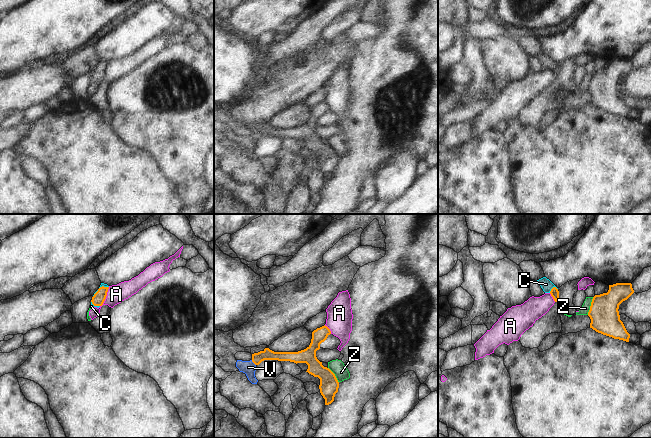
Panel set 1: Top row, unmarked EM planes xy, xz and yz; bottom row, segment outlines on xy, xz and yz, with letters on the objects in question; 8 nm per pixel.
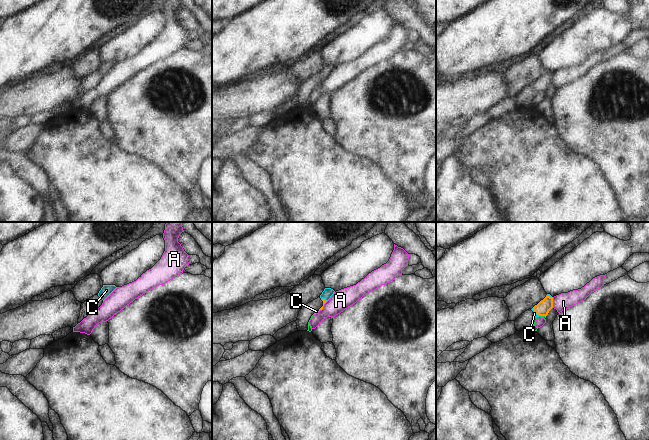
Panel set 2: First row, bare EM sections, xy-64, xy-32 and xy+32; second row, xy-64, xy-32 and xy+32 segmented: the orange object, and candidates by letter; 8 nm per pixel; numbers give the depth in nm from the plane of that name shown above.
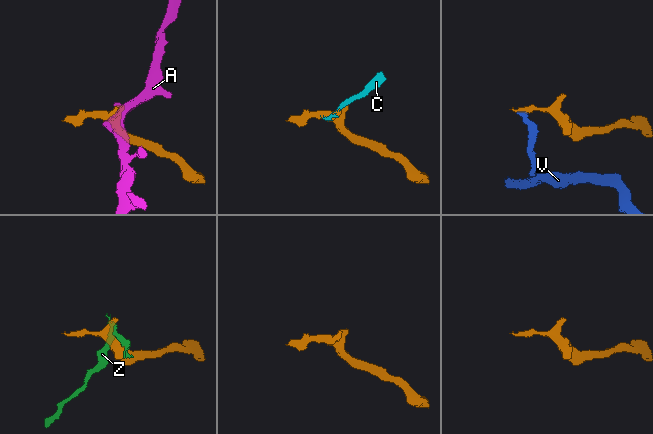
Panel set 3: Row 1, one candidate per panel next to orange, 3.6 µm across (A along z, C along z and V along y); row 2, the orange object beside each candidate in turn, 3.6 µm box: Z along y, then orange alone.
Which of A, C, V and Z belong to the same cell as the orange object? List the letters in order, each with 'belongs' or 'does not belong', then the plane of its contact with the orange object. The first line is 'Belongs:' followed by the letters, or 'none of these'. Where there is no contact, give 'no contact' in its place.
Belongs: C
A: does not belong; meets orange in xy
C: belongs; meets orange in yz
V: does not belong; meets orange in xz
Z: does not belong; meets orange in yz

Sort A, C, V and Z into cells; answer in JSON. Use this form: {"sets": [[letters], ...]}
{"sets": [["A", "Z"], ["C"], ["V"]]}

